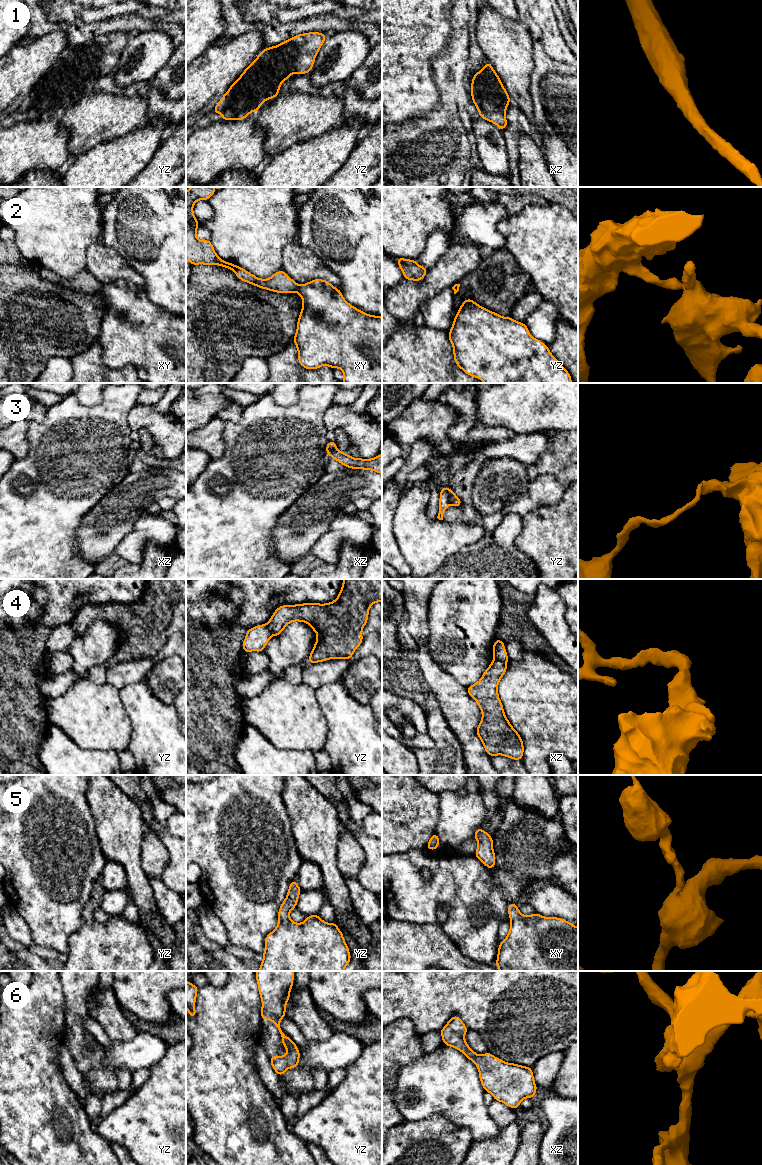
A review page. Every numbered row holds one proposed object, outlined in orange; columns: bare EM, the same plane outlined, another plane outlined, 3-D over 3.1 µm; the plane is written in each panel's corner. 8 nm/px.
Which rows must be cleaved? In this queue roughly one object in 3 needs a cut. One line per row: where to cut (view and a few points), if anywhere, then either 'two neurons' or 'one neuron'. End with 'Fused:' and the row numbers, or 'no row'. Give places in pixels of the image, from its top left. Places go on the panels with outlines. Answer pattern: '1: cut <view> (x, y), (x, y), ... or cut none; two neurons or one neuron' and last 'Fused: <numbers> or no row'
1: cut none; one neuron
2: cut xy (299, 286), (296, 291); two neurons
3: cut yz (447, 488), (451, 503); two neurons
4: cut xz (494, 659), (506, 663); two neurons
5: cut none; one neuron
6: cut none; one neuron
Fused: 2, 3, 4

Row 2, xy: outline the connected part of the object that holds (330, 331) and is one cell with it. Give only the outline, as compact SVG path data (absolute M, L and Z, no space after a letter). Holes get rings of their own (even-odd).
M323 279L300 285L297 292L302 298L303 307L292 342L297 346L299 364L309 370L323 365L332 369L341 368L343 383L382 383L382 317L369 315L350 305L339 289Z

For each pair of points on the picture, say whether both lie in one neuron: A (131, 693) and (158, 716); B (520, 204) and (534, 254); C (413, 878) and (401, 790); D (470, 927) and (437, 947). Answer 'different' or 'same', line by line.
A: same
B: different
C: different
D: different

